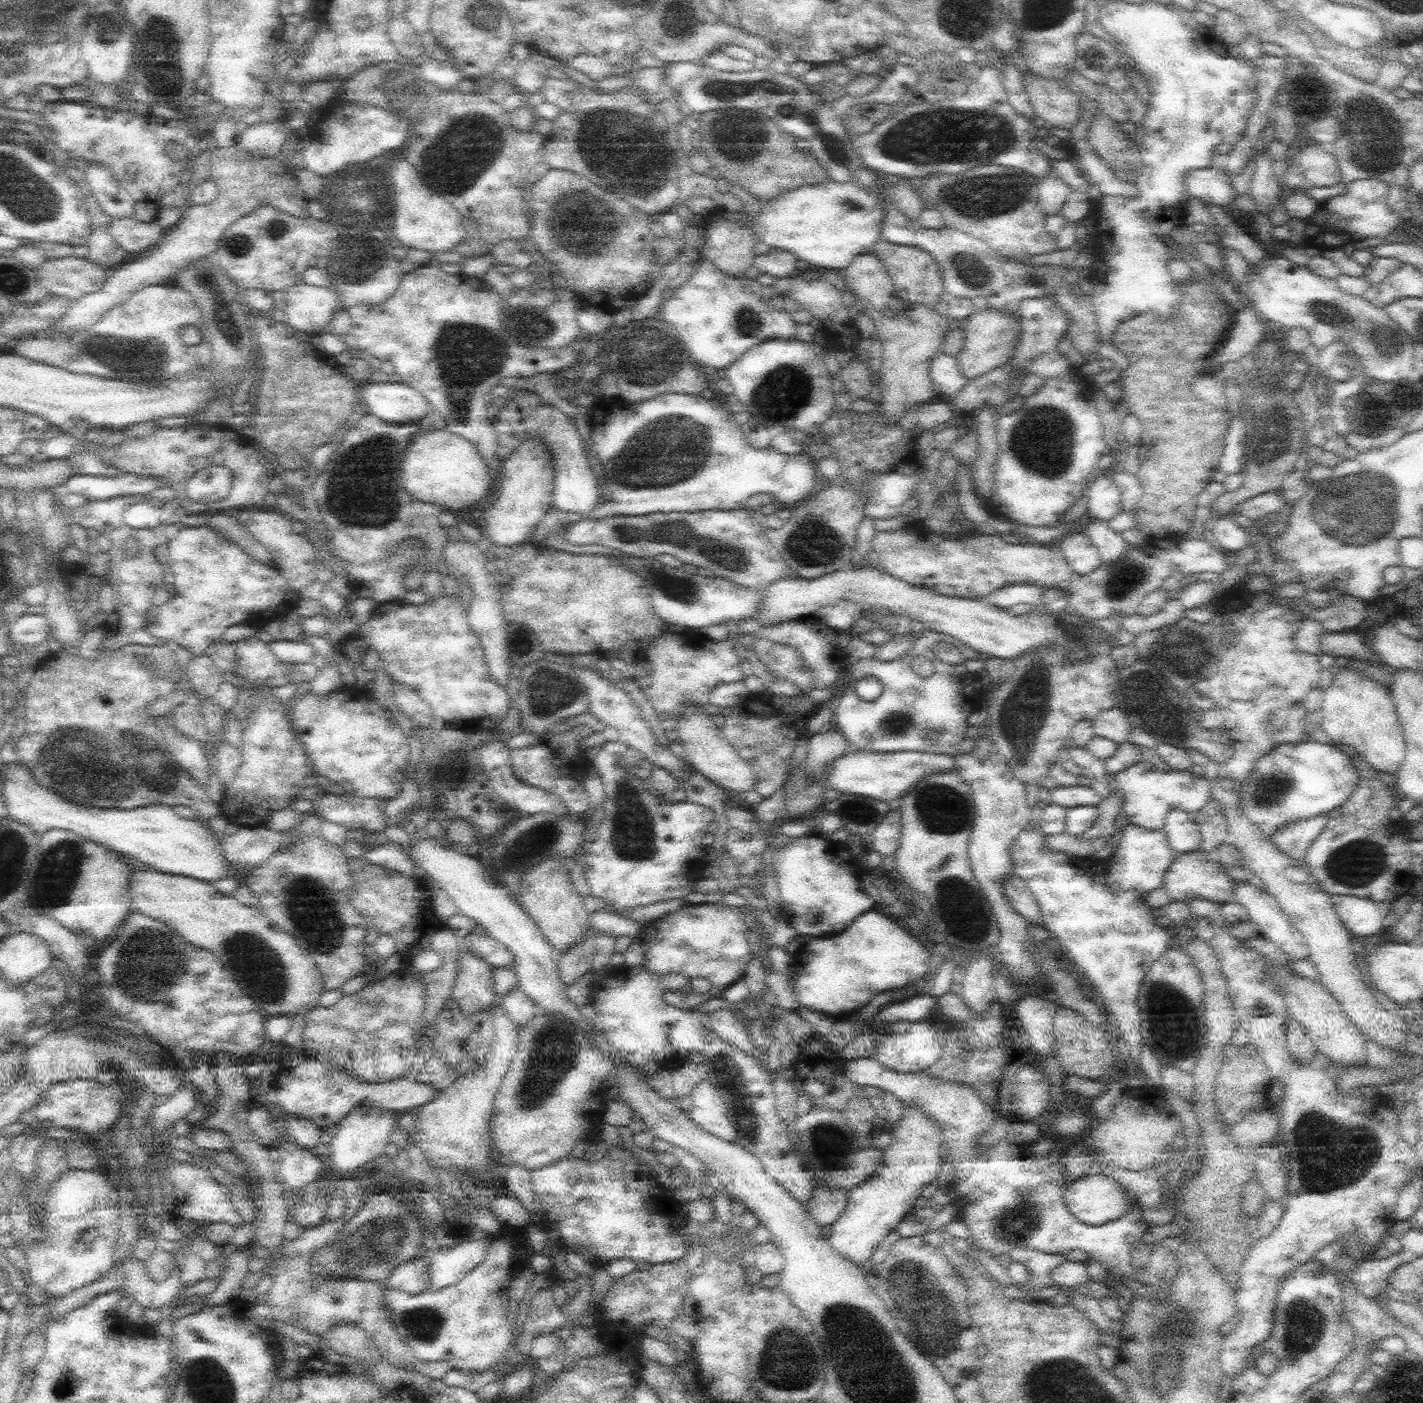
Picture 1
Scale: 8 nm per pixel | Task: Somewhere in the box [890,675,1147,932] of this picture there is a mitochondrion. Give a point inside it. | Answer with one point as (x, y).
(943, 810)

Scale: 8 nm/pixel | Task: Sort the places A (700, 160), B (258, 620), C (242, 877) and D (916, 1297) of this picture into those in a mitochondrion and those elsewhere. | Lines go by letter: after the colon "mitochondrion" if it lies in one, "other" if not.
A: other
B: other
C: other
D: mitochondrion

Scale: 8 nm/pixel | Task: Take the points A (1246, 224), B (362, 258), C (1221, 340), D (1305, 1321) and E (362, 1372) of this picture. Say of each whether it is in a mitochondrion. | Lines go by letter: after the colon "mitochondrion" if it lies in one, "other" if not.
A: other
B: mitochondrion
C: other
D: mitochondrion
E: other

